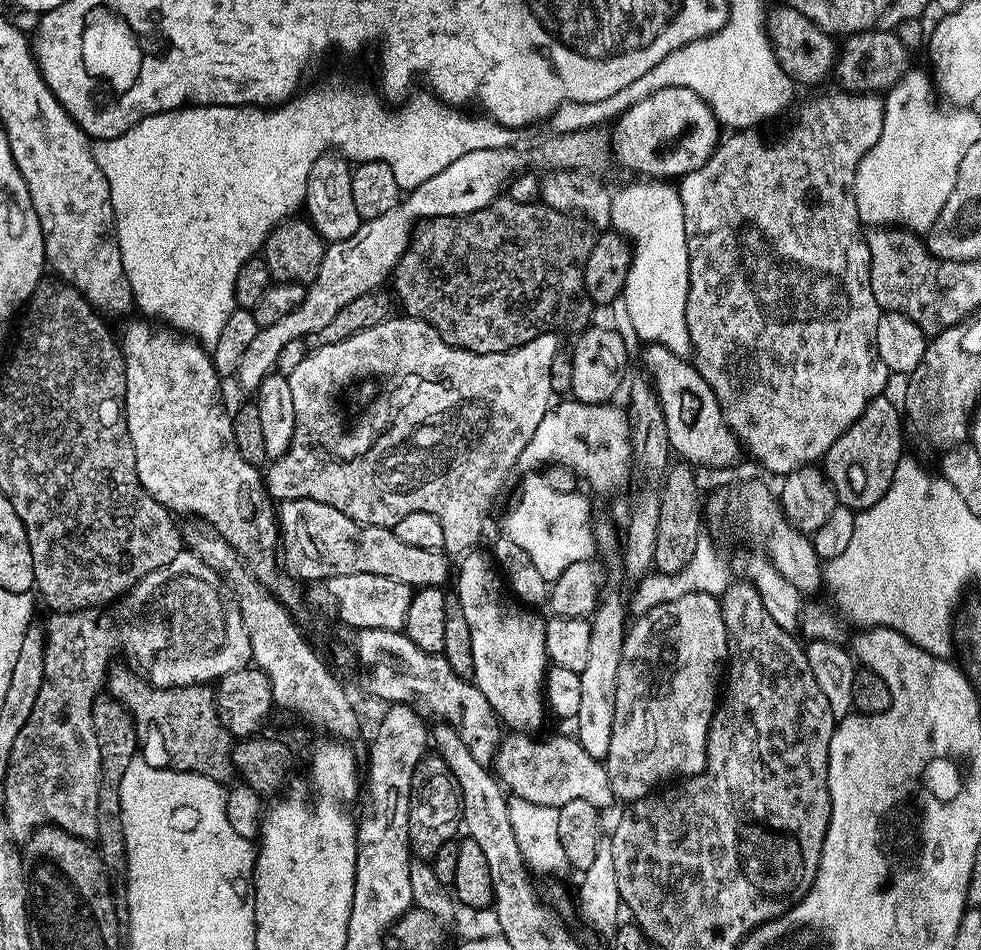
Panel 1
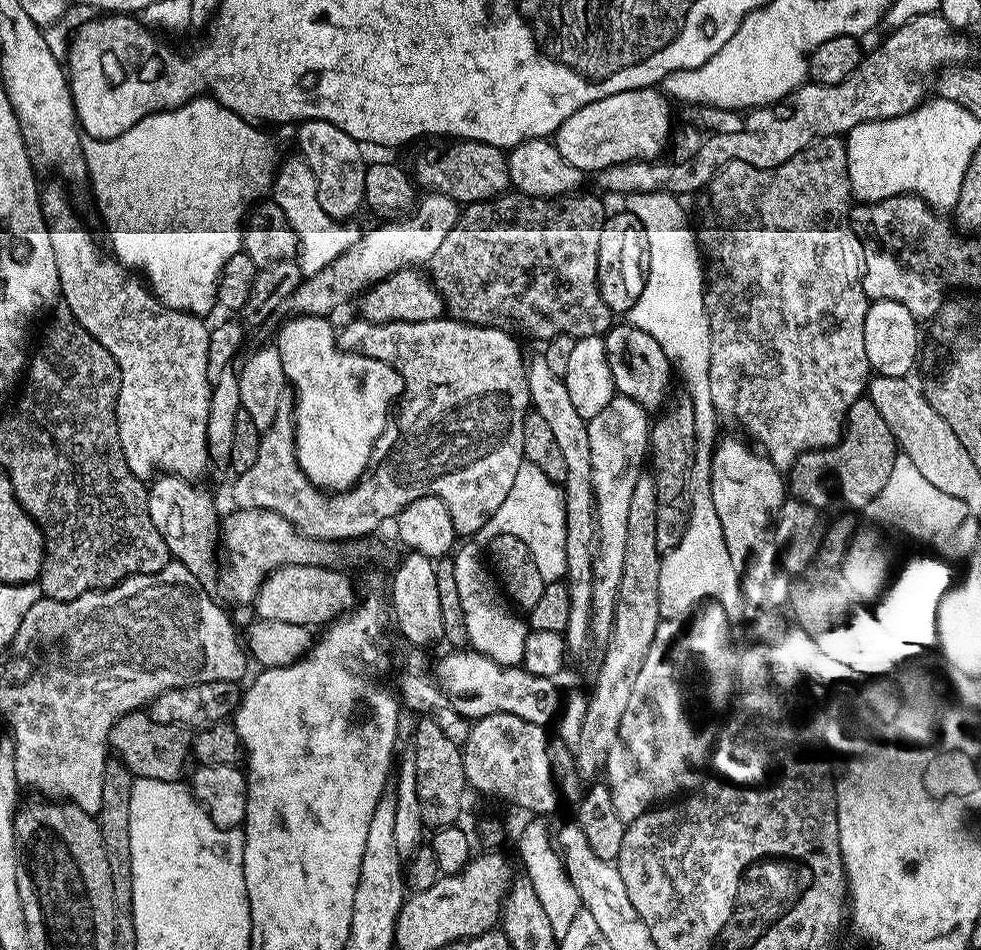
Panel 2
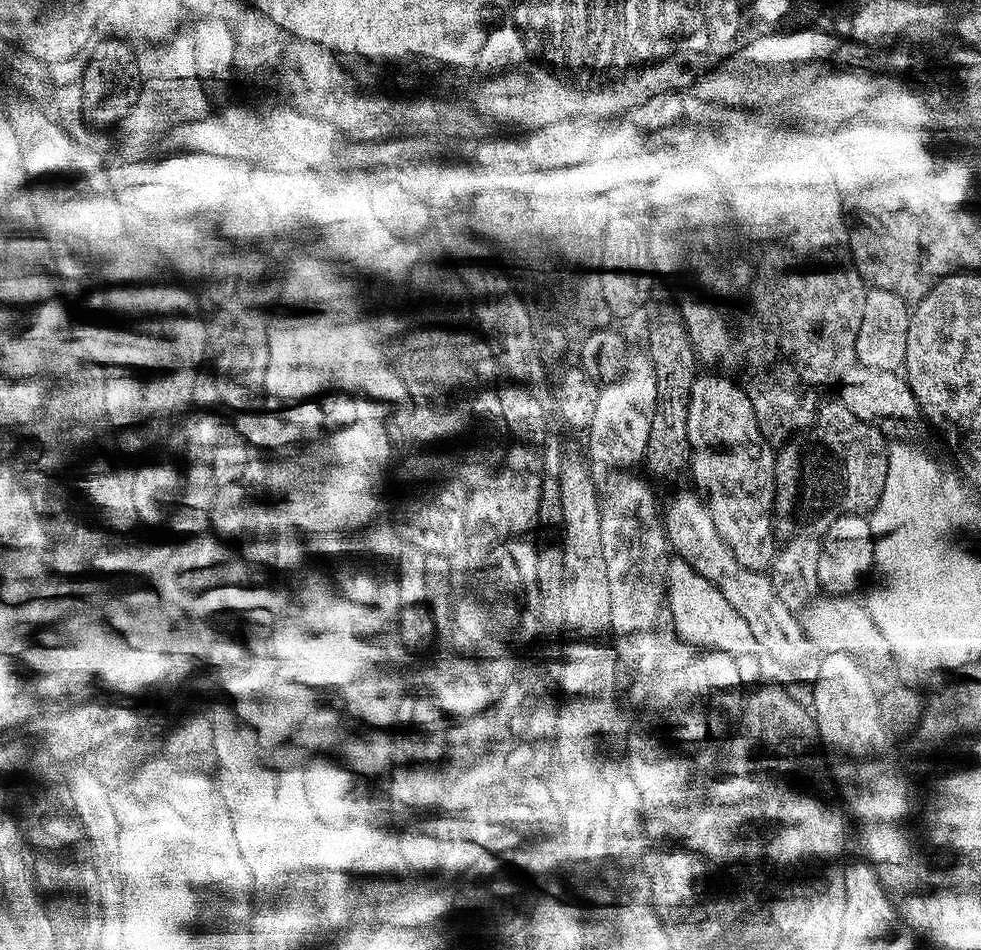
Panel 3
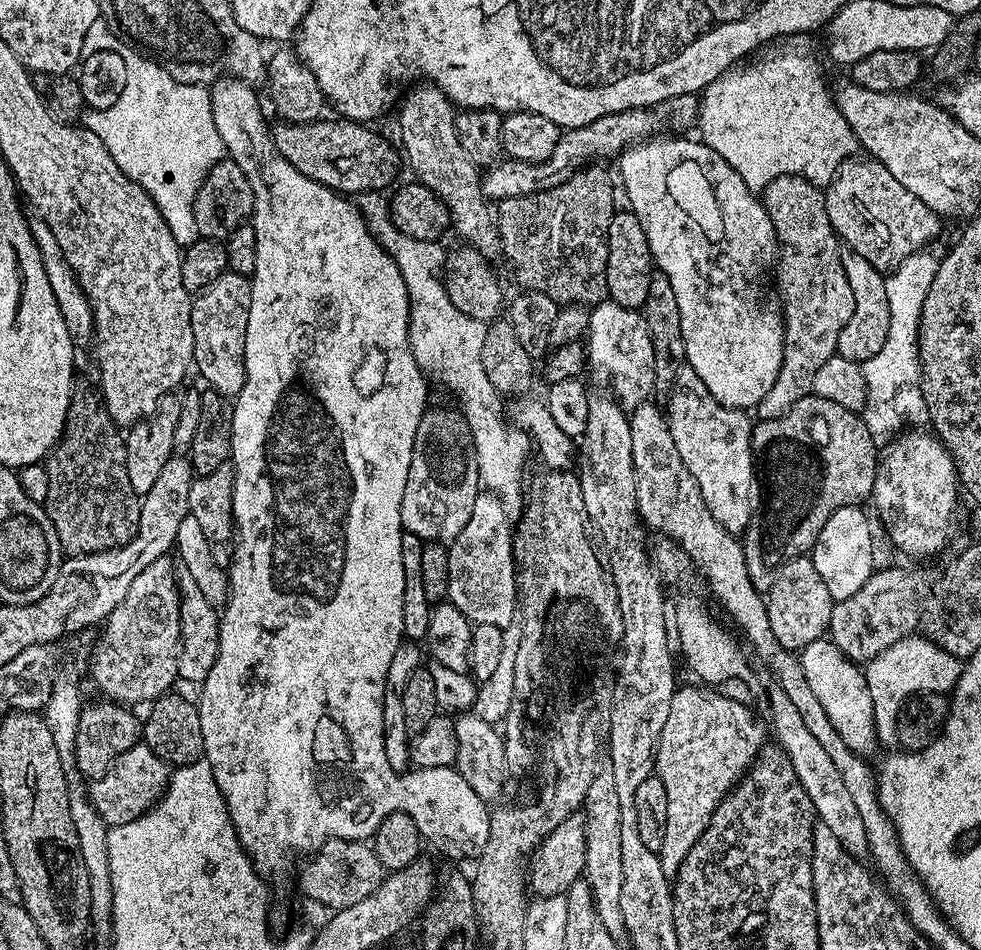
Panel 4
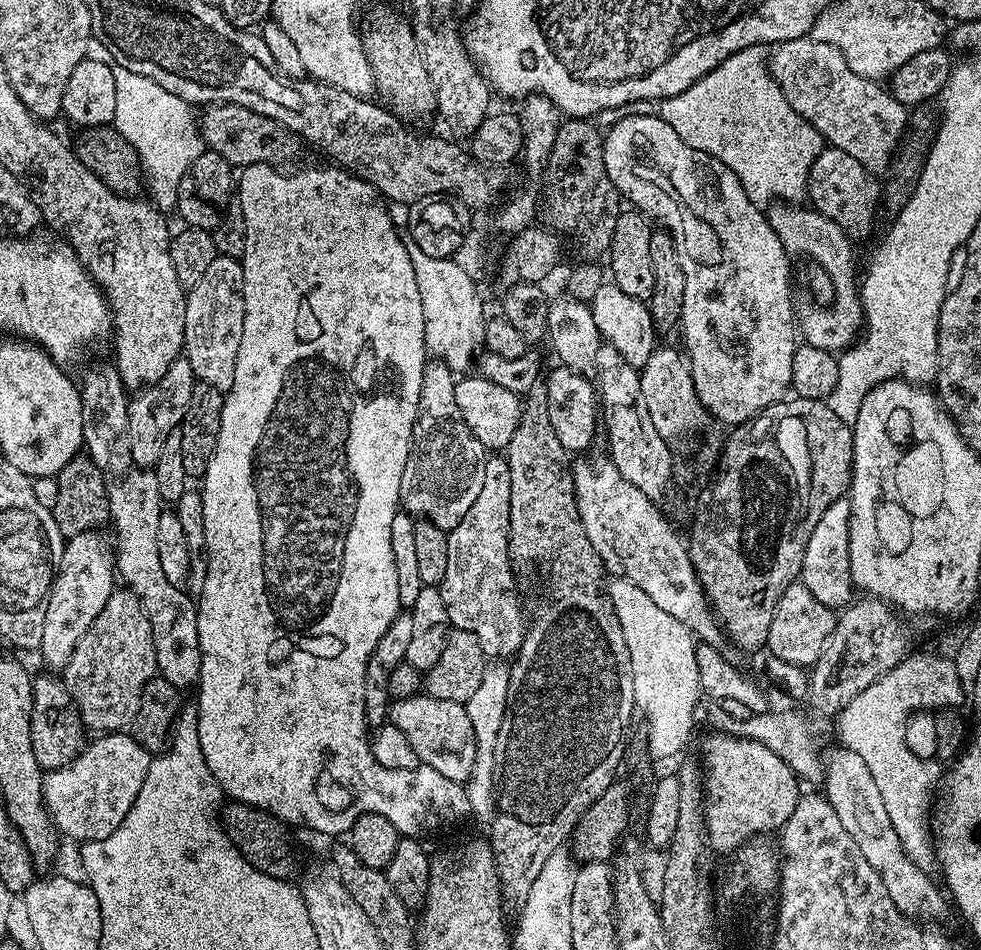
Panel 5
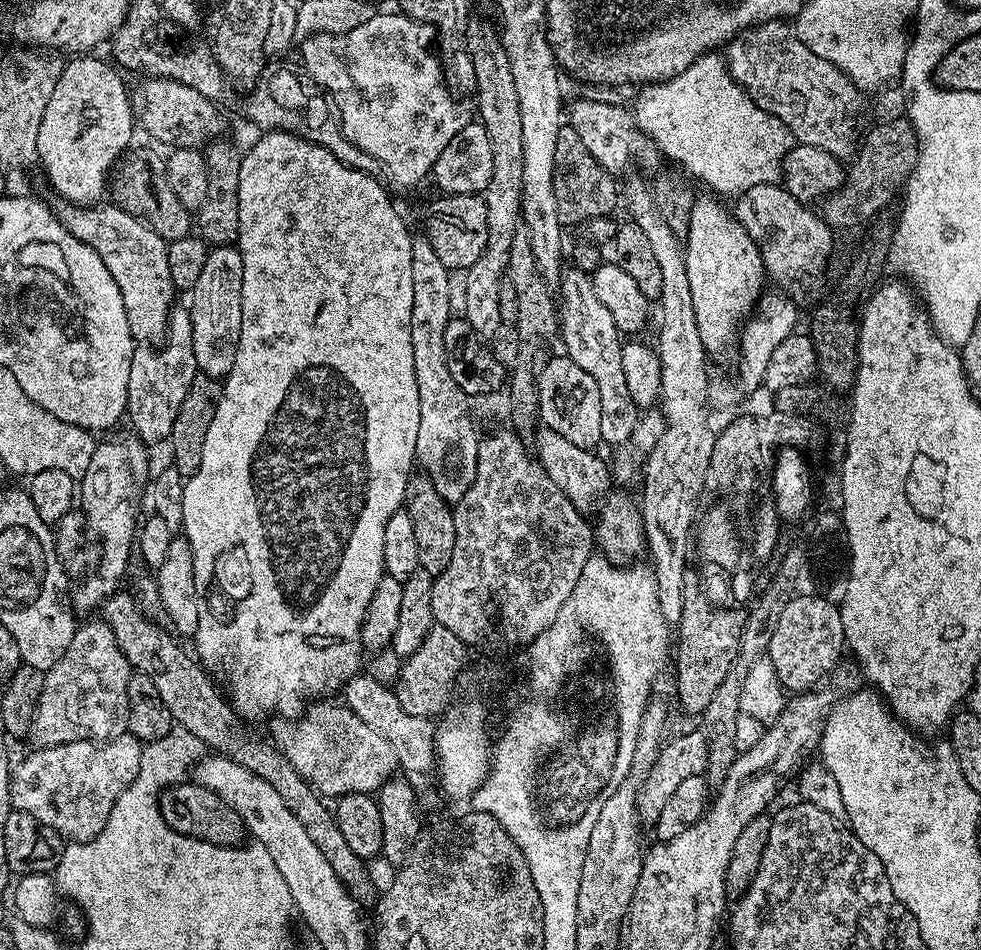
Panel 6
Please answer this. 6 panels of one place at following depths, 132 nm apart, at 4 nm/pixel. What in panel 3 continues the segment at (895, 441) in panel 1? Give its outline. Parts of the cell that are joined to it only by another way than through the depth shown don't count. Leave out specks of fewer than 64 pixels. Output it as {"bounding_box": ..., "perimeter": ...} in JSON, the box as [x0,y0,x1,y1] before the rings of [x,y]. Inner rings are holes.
{"bounding_box":[772,402,890,528],"perimeter":[[[833,402],[825,404],[815,417],[814,423],[803,434],[793,436],[775,453],[776,465],[774,466],[774,498],[772,499],[772,519],[780,516],[780,524],[784,528],[820,528],[820,524],[830,526],[834,518],[845,516],[846,514],[864,514],[867,513],[870,502],[878,498],[878,490],[882,490],[882,482],[886,482],[886,470],[888,469],[888,449],[890,441],[878,430],[878,426],[868,423],[855,412],[851,406],[843,402]]]}

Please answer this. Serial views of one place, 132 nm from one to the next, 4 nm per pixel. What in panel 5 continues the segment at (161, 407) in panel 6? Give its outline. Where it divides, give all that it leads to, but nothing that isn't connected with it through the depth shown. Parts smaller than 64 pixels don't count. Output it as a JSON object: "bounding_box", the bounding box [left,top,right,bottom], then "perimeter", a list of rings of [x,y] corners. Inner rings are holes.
{"bounding_box":[128,358,197,469],"perimeter":[[[187,358],[175,360],[158,378],[158,382],[139,389],[131,397],[128,406],[130,418],[130,454],[134,454],[134,462],[139,468],[151,469],[158,462],[158,454],[162,454],[162,442],[170,434],[170,430],[180,427],[180,419],[184,417],[186,406],[190,402],[192,387],[197,379],[192,375],[192,367]]]}

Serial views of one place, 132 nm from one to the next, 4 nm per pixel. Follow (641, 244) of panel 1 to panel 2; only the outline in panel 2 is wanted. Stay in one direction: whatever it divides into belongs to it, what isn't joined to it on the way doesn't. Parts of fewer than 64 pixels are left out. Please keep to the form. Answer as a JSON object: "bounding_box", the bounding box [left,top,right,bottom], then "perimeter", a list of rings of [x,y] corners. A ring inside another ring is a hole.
{"bounding_box":[624,190,722,534],"perimeter":[[[667,190],[633,191],[630,194],[624,206],[638,218],[643,227],[646,267],[642,294],[626,313],[626,318],[630,324],[650,334],[662,346],[663,353],[684,380],[683,391],[691,399],[691,406],[694,408],[695,438],[694,463],[690,472],[691,510],[687,526],[712,528],[712,532],[721,534],[722,524],[710,491],[713,450],[720,440],[720,415],[714,406],[710,389],[710,324],[704,308],[706,272],[702,256],[699,249],[694,247],[694,236],[692,240],[677,195]]]}

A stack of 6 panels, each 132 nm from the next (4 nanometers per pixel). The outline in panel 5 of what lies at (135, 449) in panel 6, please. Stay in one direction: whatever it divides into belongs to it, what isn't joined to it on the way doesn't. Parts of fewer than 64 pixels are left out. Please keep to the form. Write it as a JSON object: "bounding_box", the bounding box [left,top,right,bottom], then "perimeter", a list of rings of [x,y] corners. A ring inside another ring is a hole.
{"bounding_box":[38,531,114,670],"perimeter":[[[99,531],[83,532],[67,537],[64,557],[57,570],[56,581],[49,596],[49,606],[43,623],[42,642],[38,649],[49,669],[62,670],[70,662],[82,634],[90,630],[94,618],[102,614],[102,606],[112,597],[114,585],[114,548]]]}

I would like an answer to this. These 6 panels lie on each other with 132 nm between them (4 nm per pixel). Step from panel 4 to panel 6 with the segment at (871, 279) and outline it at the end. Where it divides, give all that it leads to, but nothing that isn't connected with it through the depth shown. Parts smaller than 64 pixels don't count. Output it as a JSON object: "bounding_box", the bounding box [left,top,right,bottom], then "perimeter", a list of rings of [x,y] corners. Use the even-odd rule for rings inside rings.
{"bounding_box":[734,183,834,292],"perimeter":[[[779,183],[750,186],[750,190],[739,193],[740,200],[734,207],[739,224],[754,238],[764,259],[764,271],[784,288],[800,292],[811,276],[816,276],[828,264],[832,256],[834,230],[820,215],[812,212],[807,203],[790,194]]]}

